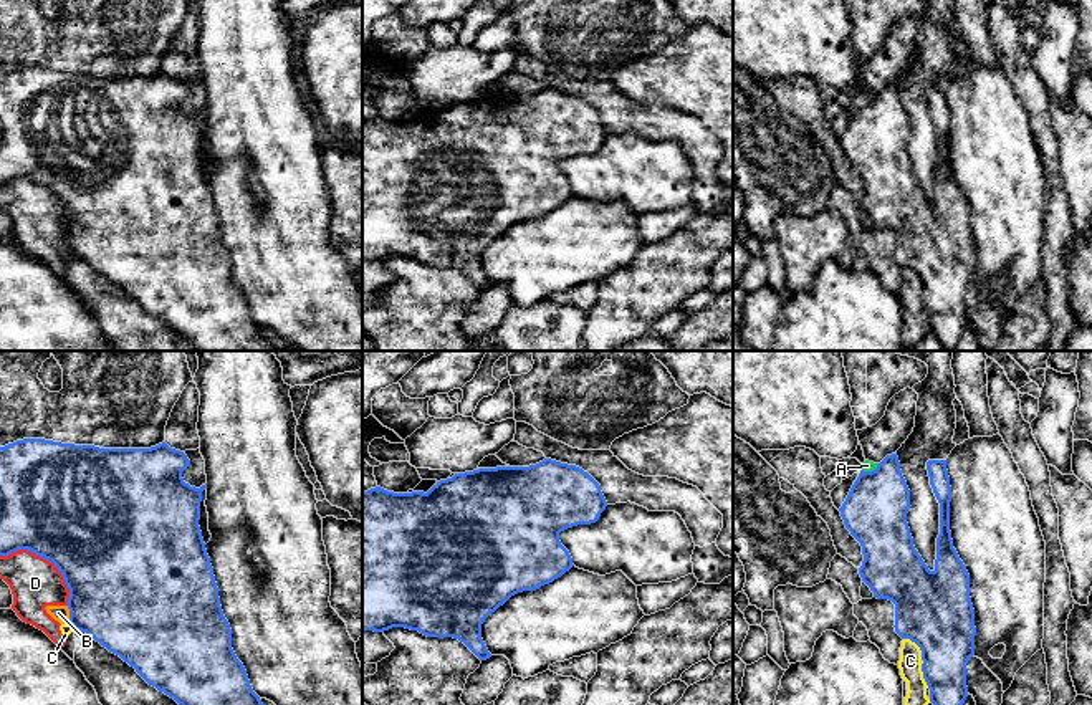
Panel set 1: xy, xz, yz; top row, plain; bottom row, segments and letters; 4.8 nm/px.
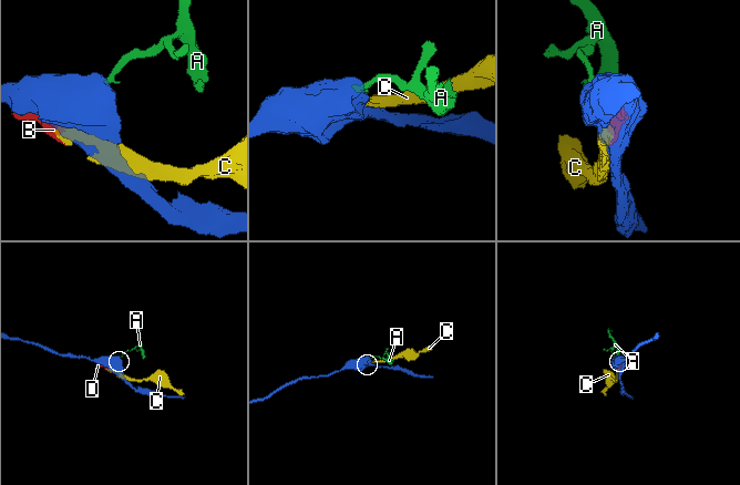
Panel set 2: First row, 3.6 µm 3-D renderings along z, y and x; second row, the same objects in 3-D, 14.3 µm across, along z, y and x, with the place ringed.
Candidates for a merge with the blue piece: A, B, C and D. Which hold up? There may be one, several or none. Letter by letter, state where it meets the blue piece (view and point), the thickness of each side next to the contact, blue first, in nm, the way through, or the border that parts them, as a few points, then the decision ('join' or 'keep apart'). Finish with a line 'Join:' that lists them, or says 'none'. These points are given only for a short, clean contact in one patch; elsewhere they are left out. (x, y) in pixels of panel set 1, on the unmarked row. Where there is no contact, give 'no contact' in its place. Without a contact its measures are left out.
A: yz (872, 100) | 300/50 nm | along yz (879, 93), (871, 100), (862, 100) | keep apart
B: xy (70, 244) | 480/80 nm | along xy (67, 235), (70, 252) | keep apart
C: yz (922, 288) | 380/110 nm | keep apart
D: xy (47, 187) | 500/240 nm | keep apart
Join: none

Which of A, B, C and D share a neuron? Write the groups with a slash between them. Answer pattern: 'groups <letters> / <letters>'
groups A / B C D

